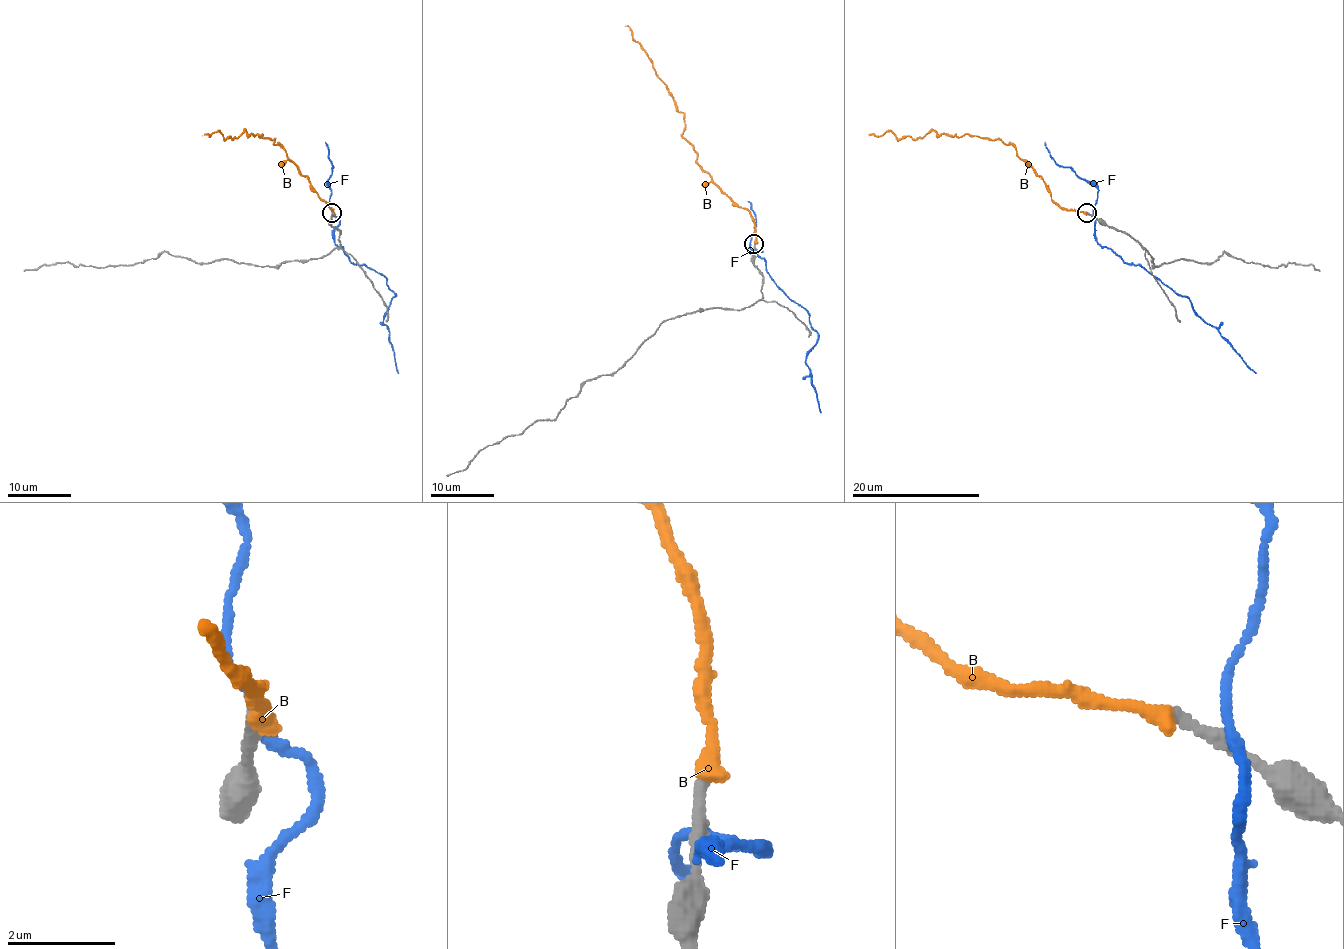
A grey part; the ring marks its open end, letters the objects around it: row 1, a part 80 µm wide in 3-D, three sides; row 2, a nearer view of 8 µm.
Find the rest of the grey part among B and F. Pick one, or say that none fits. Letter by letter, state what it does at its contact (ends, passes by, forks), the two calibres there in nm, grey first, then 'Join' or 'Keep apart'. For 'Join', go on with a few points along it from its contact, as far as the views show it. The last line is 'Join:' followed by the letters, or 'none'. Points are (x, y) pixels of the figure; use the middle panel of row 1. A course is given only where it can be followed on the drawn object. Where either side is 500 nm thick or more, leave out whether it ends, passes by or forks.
B: It ends there. Thickness 240 nm (grey) against 340 nm. Keep apart
F: It passes by. Thickness 300 nm (grey) against 190 nm. Keep apart
Join: none

